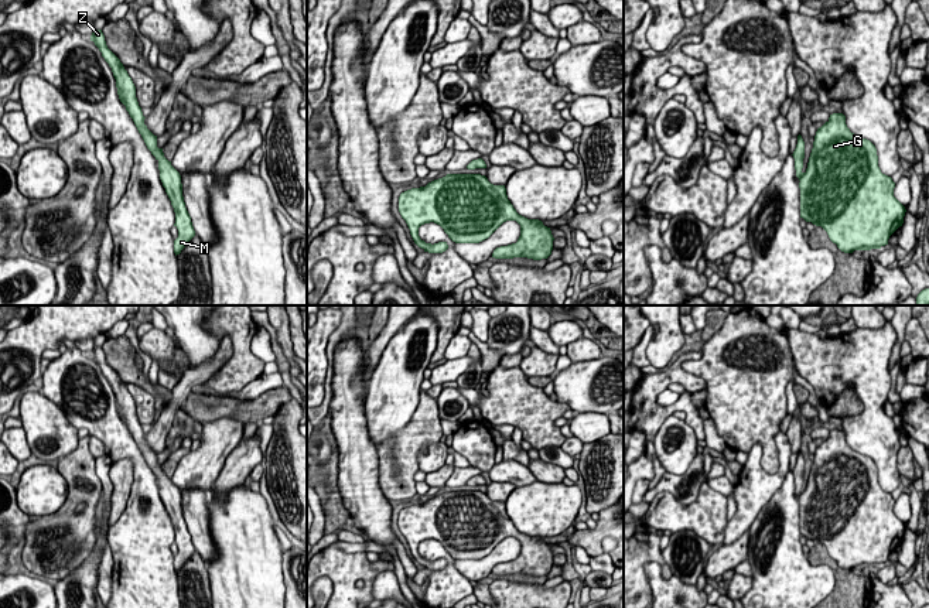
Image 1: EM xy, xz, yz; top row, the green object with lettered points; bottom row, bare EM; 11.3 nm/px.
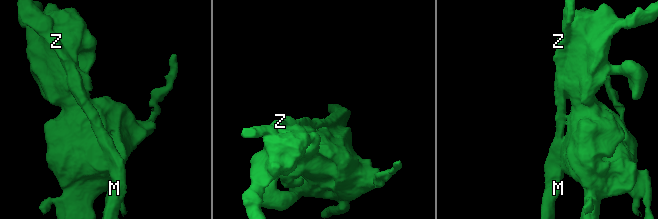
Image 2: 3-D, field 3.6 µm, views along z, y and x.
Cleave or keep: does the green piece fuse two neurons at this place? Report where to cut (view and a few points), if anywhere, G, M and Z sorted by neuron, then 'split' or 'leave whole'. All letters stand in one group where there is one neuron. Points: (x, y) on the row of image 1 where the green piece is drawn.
cut none; groups G M Z; leave whole

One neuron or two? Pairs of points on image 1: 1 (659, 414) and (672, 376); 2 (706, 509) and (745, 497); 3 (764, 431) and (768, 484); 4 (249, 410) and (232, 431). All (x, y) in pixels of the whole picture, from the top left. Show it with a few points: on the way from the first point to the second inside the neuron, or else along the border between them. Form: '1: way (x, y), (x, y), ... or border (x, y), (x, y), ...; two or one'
1: way (652, 405), (652, 392), (662, 382); one
2: border (706, 481), (726, 497); two
3: border (748, 451), (758, 443), (761, 465), (779, 468); two
4: border (207, 422), (234, 417), (243, 424); two

